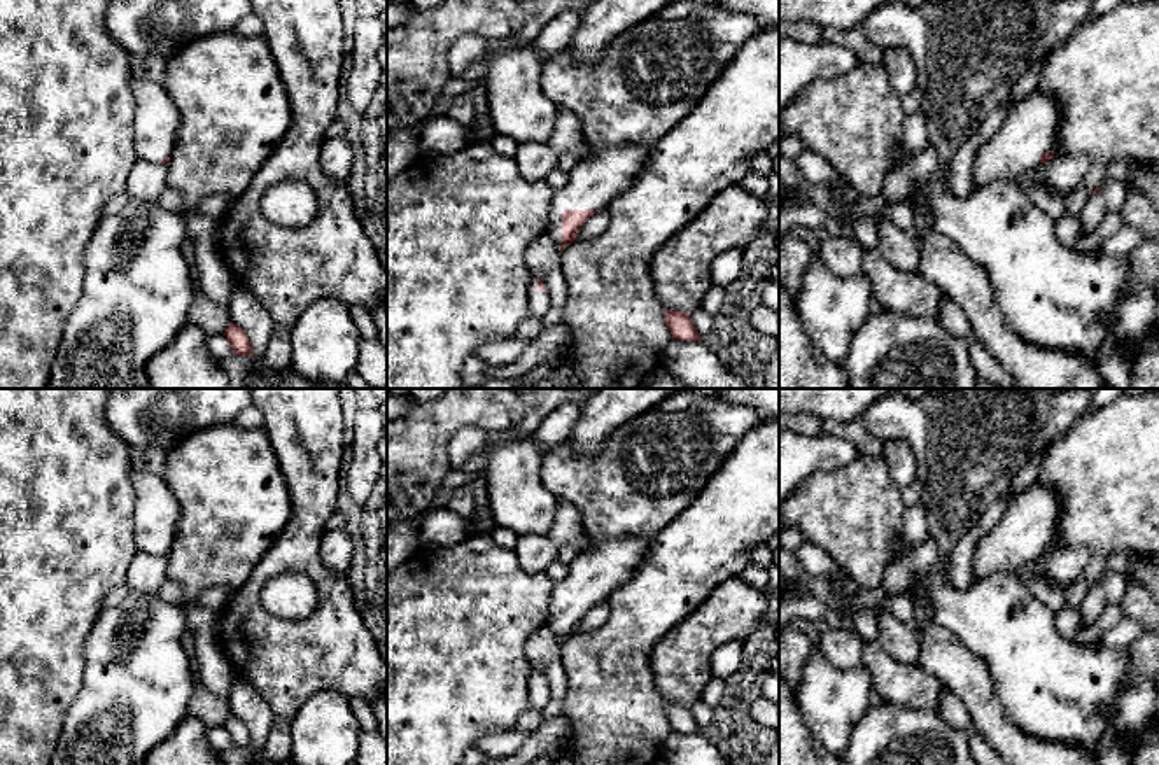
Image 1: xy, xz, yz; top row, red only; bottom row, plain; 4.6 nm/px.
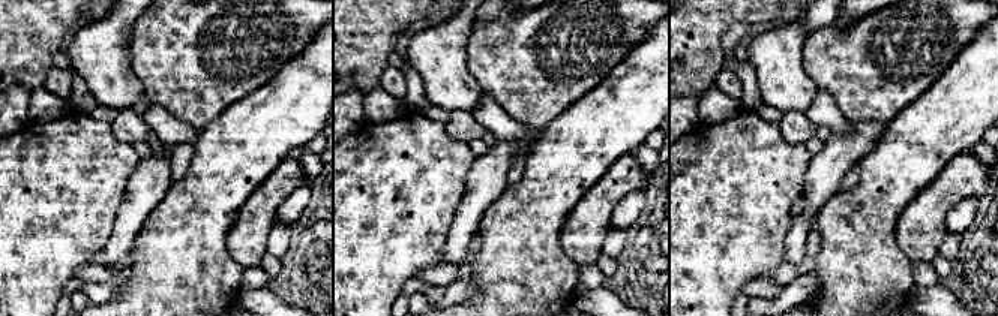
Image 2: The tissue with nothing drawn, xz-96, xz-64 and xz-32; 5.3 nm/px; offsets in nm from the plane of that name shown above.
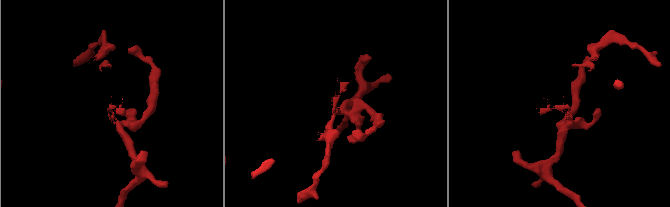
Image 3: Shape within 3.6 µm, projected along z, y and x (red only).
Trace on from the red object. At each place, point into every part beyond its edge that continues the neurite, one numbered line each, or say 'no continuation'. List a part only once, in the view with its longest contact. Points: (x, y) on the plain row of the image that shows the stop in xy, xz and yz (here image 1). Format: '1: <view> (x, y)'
1: xz (604, 566)

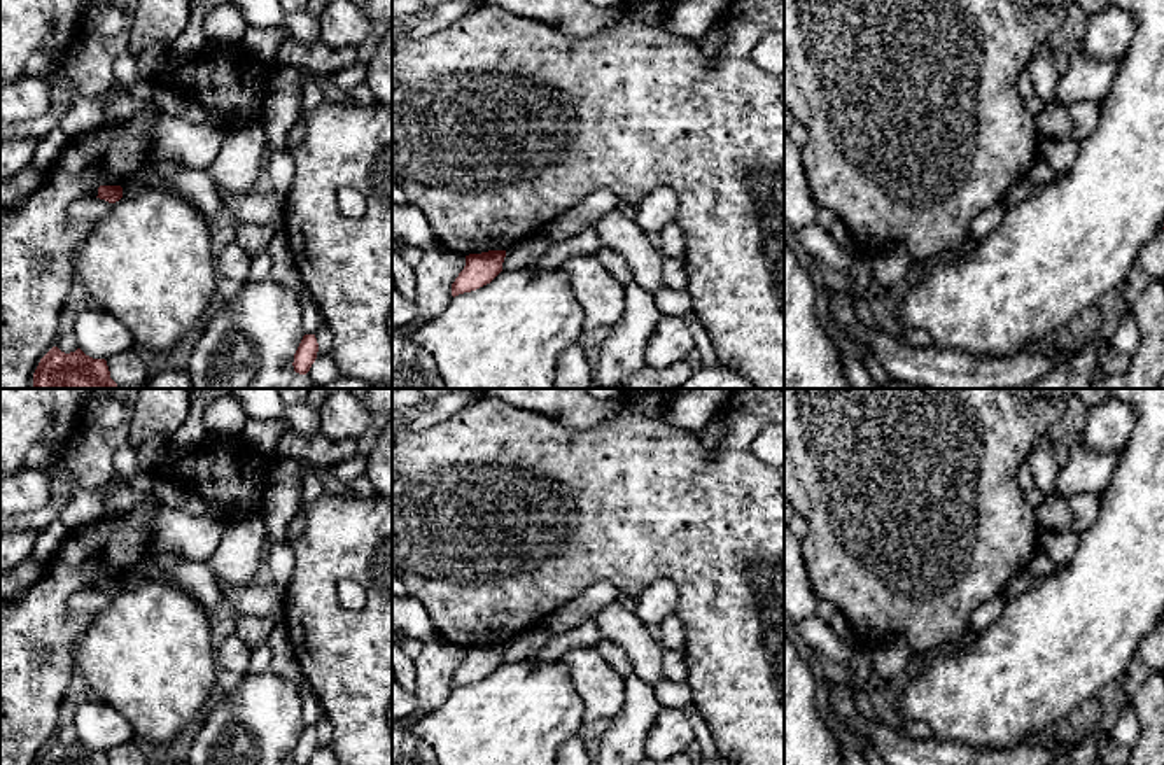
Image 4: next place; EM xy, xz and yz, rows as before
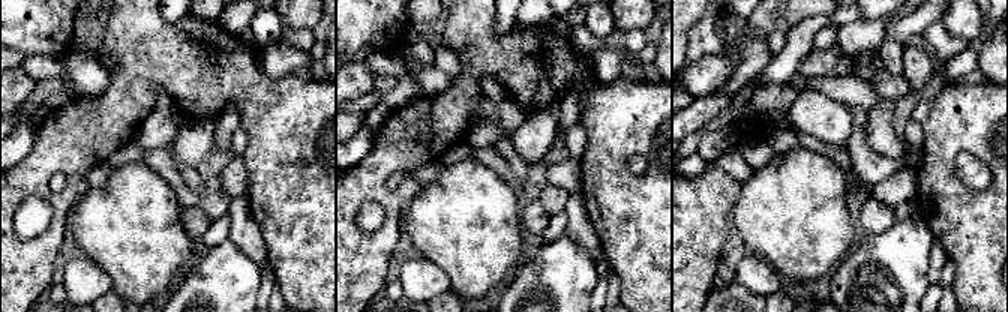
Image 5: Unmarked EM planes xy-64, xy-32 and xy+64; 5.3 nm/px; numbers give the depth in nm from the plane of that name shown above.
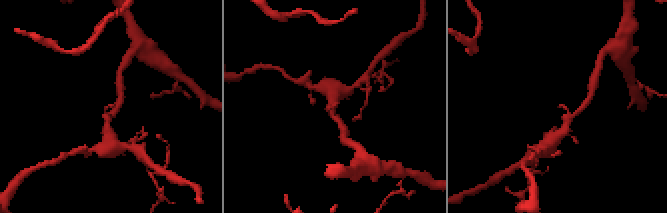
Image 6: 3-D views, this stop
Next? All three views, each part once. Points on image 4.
no continuation

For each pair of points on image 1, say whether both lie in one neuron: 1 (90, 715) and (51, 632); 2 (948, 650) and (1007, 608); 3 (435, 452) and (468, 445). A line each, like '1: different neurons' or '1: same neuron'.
1: different neurons
2: different neurons
3: different neurons

